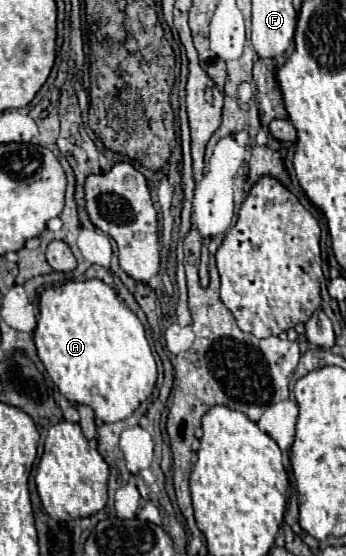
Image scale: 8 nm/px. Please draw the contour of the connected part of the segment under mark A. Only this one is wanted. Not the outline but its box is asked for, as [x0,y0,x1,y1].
[35,279,157,423]

